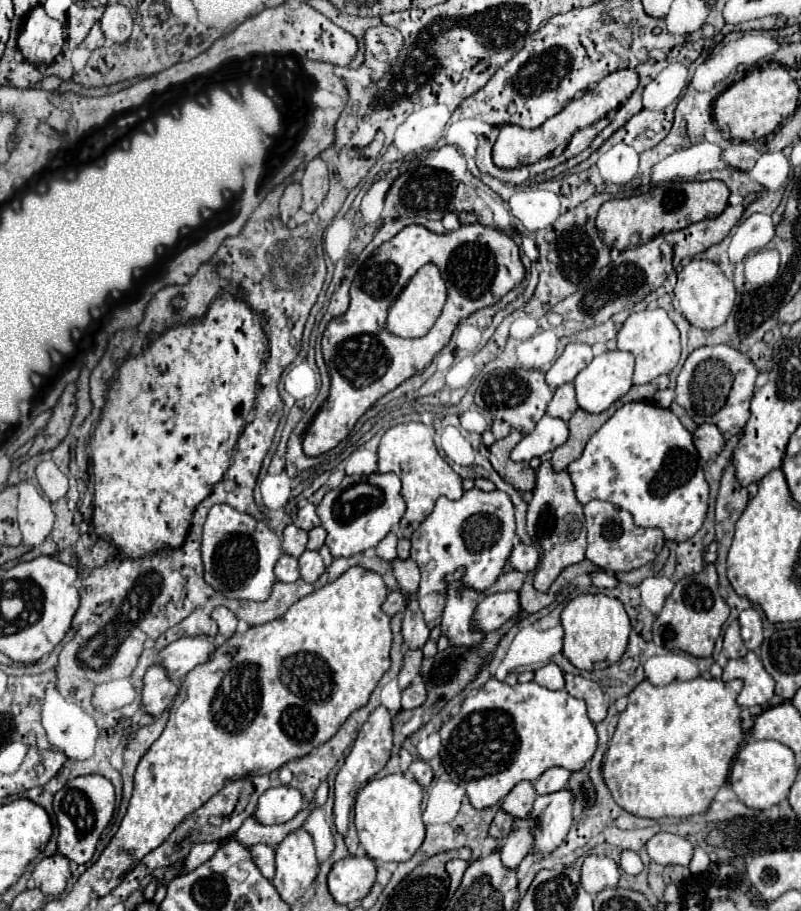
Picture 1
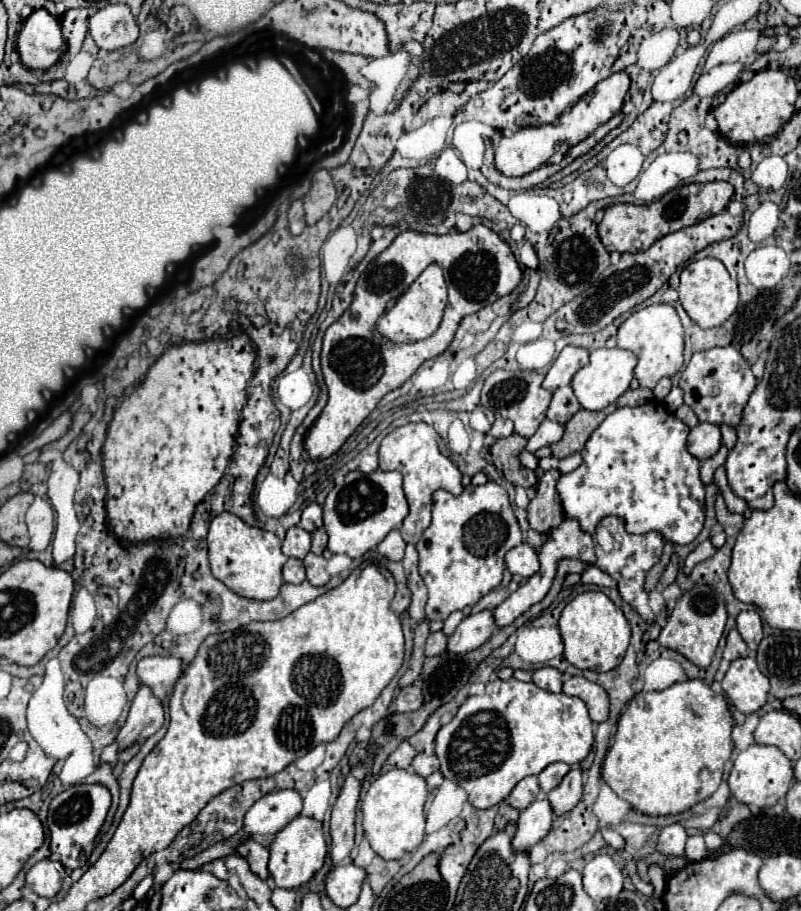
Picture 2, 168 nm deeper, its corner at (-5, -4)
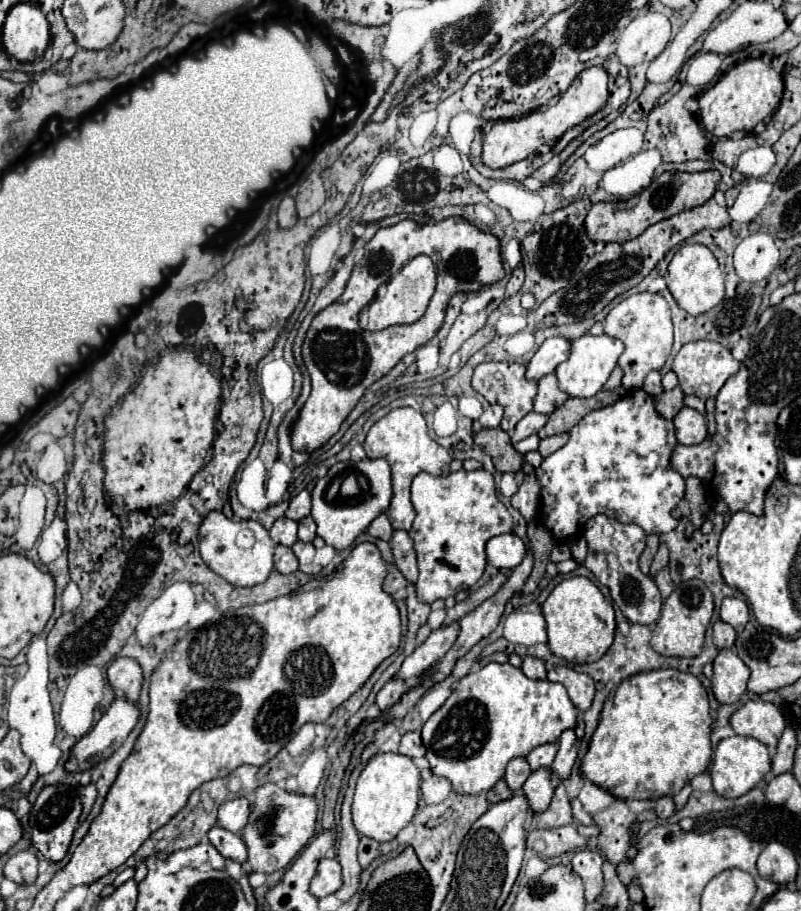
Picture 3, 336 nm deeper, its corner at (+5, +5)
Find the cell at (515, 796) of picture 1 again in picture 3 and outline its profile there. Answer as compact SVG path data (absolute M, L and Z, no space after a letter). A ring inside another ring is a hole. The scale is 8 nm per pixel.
M514 758L508 762L506 766L506 774L504 774L504 780L508 784L508 788L512 792L520 792L526 778L532 774L532 770L528 768L528 762L524 758Z

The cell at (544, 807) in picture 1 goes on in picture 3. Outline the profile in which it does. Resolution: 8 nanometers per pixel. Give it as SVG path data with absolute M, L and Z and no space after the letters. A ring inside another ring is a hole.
M568 730L568 732L564 732L564 736L560 736L558 754L556 754L552 768L550 768L552 774L558 780L568 780L572 766L574 766L574 760L576 760L576 736L572 730Z

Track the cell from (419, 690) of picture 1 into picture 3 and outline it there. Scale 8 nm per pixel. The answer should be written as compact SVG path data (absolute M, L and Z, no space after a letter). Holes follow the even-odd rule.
M392 678L392 680L378 692L376 704L380 706L380 710L386 710L386 708L390 708L392 704L396 704L396 702L402 698L404 692L406 692L406 682L400 680L400 678Z

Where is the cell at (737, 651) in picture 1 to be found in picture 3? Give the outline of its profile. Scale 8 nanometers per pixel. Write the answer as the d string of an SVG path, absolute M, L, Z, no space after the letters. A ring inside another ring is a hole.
M718 620L718 622L714 624L714 644L716 644L716 648L718 648L718 650L722 650L722 648L732 648L734 642L736 642L736 632L734 632L734 628L732 628L730 624Z

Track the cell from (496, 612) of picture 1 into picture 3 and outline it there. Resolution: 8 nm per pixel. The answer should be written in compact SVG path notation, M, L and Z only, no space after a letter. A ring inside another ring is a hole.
M452 622L448 626L442 626L438 630L432 630L432 634L428 636L428 640L424 644L420 644L402 664L398 678L402 680L414 680L420 676L420 672L424 672L428 666L440 662L444 658L444 654L452 648L452 644L456 642L460 634L460 626L458 622Z

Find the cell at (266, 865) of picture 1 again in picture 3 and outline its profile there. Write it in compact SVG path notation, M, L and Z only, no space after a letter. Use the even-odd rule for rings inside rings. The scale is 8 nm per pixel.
M220 826L212 828L210 830L210 842L216 846L216 850L226 856L226 858L232 858L236 862L246 862L248 860L248 850L246 850L246 844L242 840L240 834L234 834L234 832L228 832Z

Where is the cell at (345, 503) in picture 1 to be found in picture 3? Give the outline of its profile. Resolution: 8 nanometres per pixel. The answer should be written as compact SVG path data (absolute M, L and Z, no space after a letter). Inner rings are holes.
M388 460L338 462L312 490L312 518L318 526L318 536L336 550L346 550L370 526L370 522L388 510L392 500L390 464Z

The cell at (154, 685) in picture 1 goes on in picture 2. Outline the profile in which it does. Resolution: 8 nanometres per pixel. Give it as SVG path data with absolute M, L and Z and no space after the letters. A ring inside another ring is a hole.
M142 685L130 705L126 723L116 735L116 743L120 751L132 747L134 743L146 741L150 735L154 735L162 727L162 723L164 723L162 703L152 695L148 687Z

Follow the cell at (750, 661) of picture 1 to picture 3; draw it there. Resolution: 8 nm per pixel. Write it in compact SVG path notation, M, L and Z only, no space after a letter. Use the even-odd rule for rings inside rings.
M724 648L714 658L714 676L712 676L712 692L720 704L734 704L746 692L746 684L750 678L748 666L740 660L740 656Z

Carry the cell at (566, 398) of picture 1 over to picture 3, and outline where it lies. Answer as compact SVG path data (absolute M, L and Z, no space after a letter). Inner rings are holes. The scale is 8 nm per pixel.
M548 374L538 380L538 394L534 398L534 410L540 414L552 414L568 400L568 394L558 388L558 378Z

